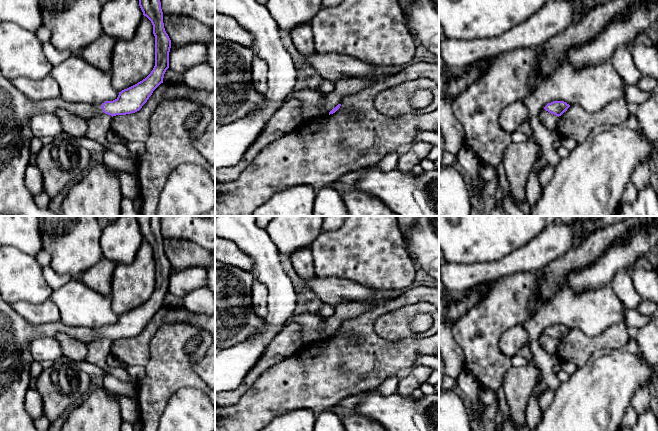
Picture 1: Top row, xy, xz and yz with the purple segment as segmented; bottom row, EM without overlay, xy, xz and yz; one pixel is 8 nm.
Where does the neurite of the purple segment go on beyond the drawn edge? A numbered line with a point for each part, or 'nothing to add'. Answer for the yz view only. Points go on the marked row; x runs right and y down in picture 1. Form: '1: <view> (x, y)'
nothing to add

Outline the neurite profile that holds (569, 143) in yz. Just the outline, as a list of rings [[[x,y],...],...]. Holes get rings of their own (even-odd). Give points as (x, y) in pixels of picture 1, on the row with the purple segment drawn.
[[[561,138],[559,144],[567,150],[572,151],[578,143],[572,138]]]

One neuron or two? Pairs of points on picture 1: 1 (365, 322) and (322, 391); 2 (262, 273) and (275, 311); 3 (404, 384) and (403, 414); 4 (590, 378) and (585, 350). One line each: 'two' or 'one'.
1: one
2: one
3: two
4: two

